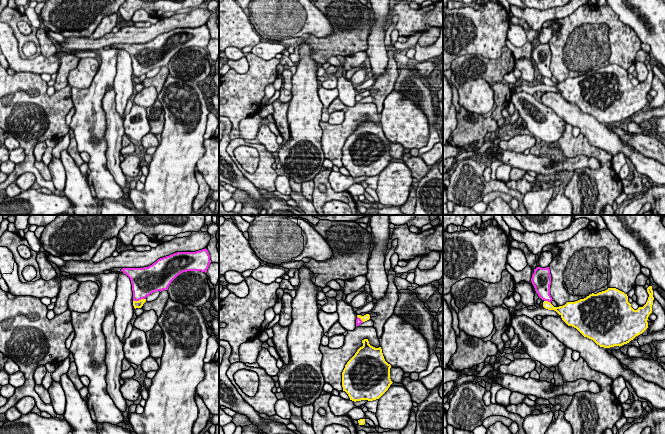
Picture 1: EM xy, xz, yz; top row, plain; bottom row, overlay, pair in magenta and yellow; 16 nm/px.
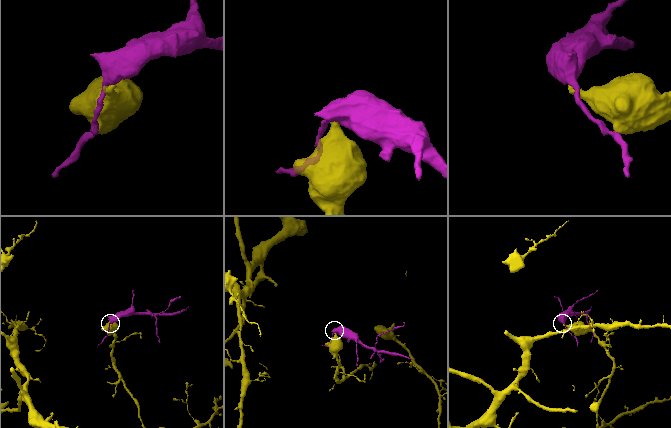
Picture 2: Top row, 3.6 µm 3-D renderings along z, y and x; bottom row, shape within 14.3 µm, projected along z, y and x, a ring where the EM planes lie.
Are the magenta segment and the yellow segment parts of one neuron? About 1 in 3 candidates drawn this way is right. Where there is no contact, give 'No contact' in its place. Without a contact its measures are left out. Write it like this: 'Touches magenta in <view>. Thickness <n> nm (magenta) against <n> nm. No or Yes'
Touches magenta in xy. Thickness 360 nm (magenta) against 130 nm. No

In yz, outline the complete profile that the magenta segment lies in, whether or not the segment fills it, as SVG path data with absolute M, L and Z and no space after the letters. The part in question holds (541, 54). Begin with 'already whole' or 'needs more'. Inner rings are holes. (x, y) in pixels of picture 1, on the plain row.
already whole | M537 43L536 45L534 45L531 58L539 74L551 79L553 75L550 71L551 50L549 43Z

